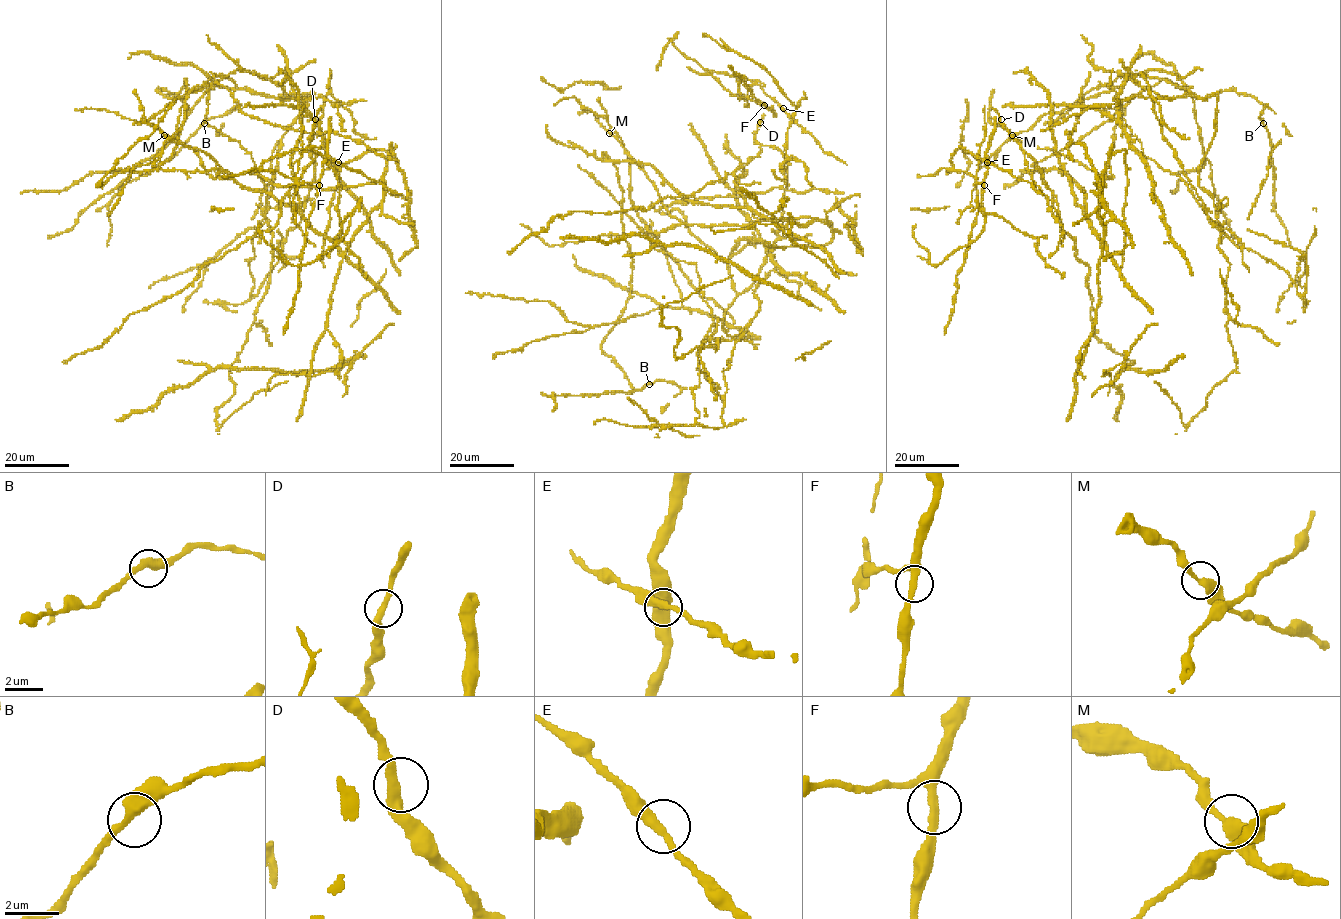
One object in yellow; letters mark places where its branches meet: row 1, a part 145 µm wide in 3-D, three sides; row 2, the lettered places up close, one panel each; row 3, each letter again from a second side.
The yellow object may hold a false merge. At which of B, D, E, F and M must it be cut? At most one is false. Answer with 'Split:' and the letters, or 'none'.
Split: none

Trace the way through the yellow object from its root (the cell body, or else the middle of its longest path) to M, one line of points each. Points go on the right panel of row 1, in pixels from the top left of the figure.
M: (1081, 163), (1057, 151), (1019, 142), (1012, 135)

